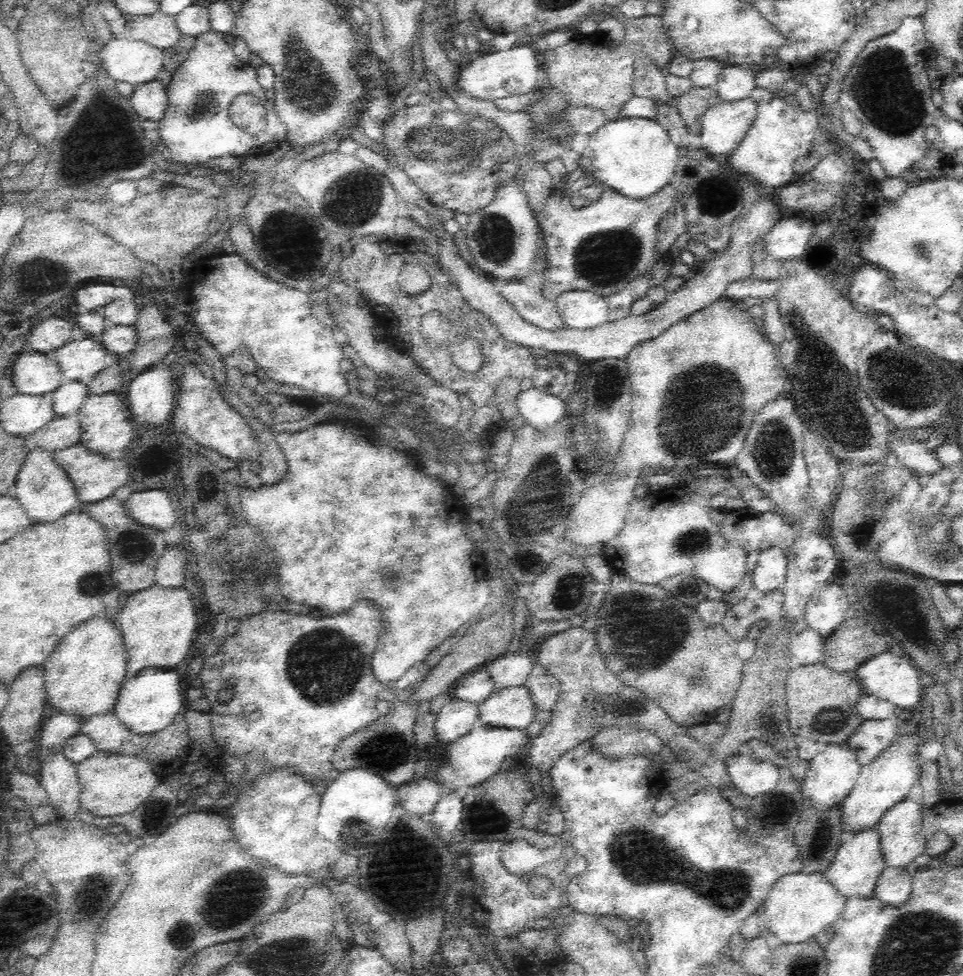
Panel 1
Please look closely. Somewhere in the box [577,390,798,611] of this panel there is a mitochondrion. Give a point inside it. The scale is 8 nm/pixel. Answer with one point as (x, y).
(774, 450)

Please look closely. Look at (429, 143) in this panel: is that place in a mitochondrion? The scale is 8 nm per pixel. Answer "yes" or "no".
yes

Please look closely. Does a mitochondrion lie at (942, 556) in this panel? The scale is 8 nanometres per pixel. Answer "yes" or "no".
yes

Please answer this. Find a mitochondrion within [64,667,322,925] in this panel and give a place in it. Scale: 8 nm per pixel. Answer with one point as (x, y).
(92, 896)

